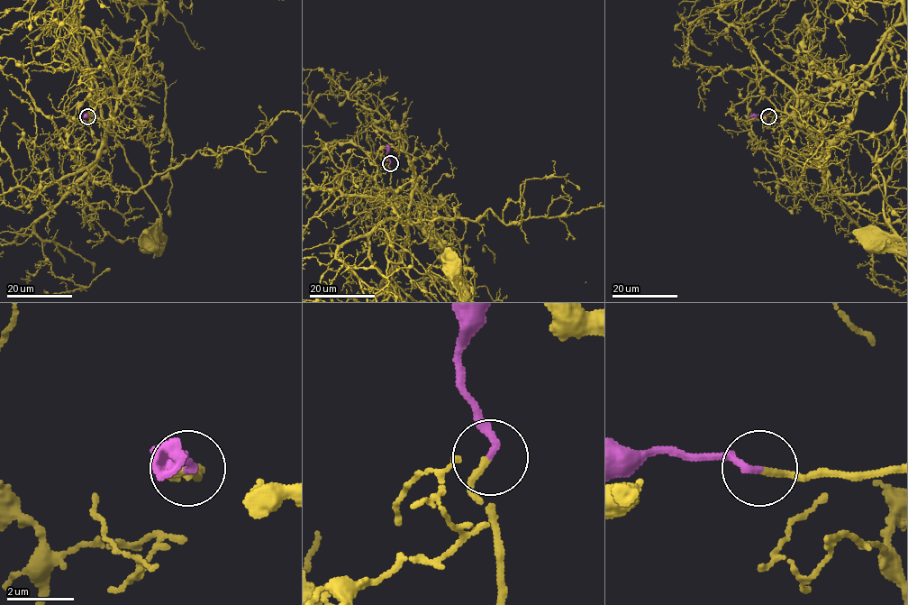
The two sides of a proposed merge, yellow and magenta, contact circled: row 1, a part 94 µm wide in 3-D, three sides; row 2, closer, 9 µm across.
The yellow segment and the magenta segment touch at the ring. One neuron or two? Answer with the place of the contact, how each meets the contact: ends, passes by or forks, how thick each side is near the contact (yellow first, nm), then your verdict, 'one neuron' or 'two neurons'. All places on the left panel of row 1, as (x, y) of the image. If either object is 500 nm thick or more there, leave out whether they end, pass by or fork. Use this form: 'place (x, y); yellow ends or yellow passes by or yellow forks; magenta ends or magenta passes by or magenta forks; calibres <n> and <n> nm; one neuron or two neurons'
place (87, 116); yellow ends; magenta ends; calibres 200 and 220 nm; one neuron

